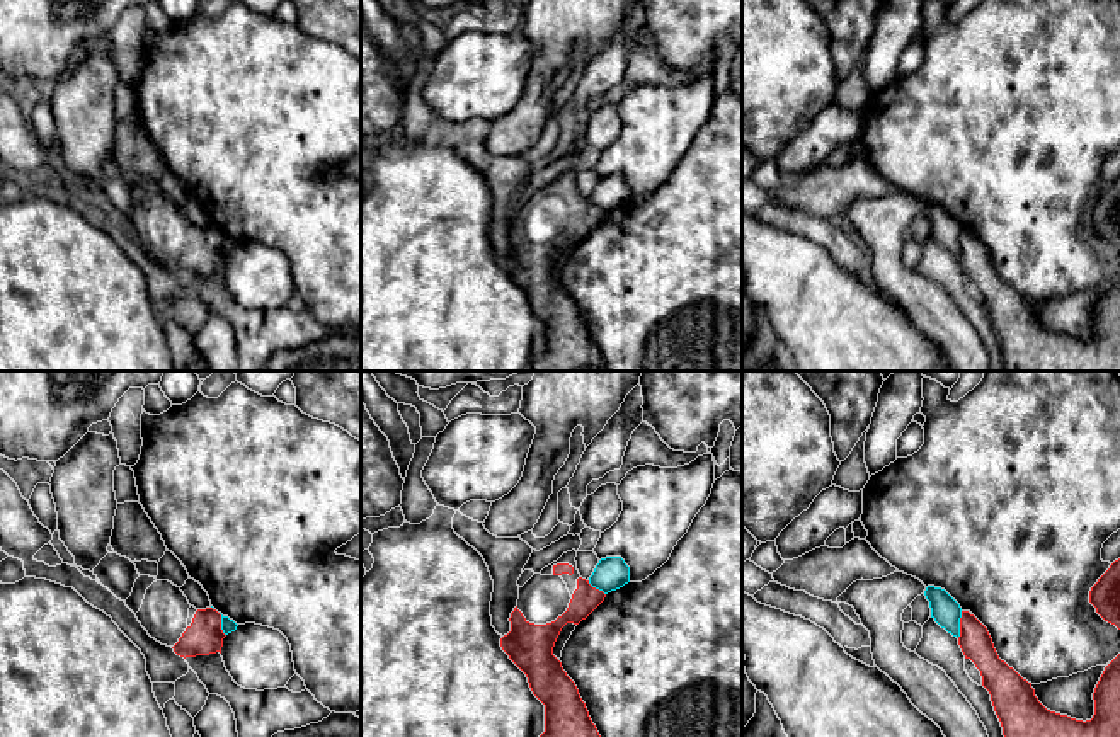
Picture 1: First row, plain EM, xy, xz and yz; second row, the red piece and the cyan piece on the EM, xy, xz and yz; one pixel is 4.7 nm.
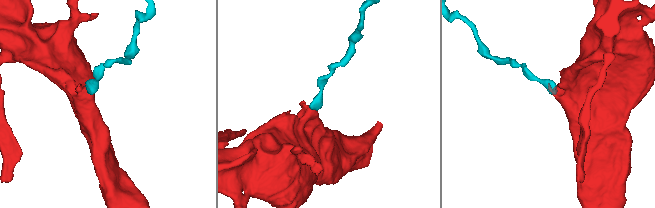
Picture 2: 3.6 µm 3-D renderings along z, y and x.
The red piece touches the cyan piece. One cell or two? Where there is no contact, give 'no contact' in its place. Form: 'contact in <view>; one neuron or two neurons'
contact in yz; two neurons

